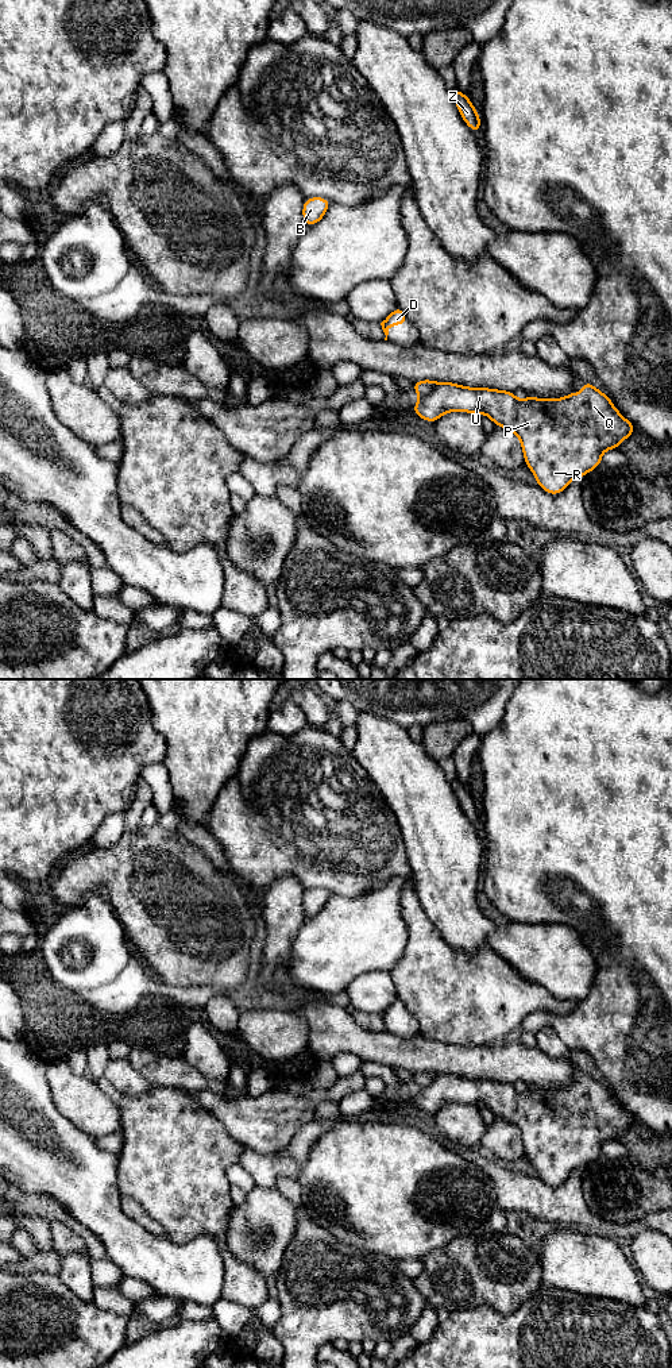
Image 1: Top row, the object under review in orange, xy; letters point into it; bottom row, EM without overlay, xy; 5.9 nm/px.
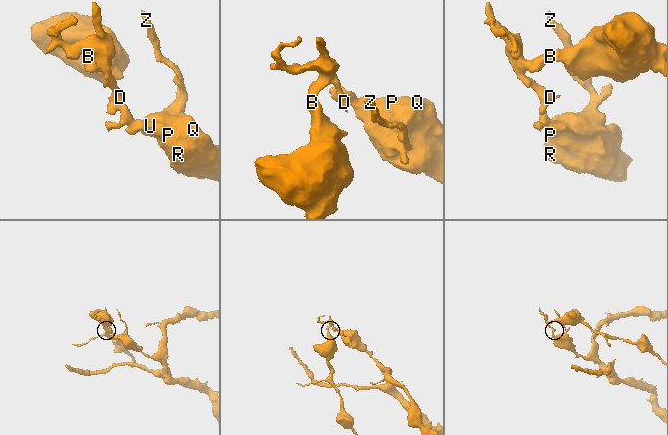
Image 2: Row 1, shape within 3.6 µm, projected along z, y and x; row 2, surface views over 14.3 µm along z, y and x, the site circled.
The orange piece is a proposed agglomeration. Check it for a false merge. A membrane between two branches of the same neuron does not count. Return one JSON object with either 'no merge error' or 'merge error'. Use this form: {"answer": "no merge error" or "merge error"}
{"answer": "merge error"}

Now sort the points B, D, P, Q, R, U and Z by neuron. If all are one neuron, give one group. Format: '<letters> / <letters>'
B D / P Q R U Z

